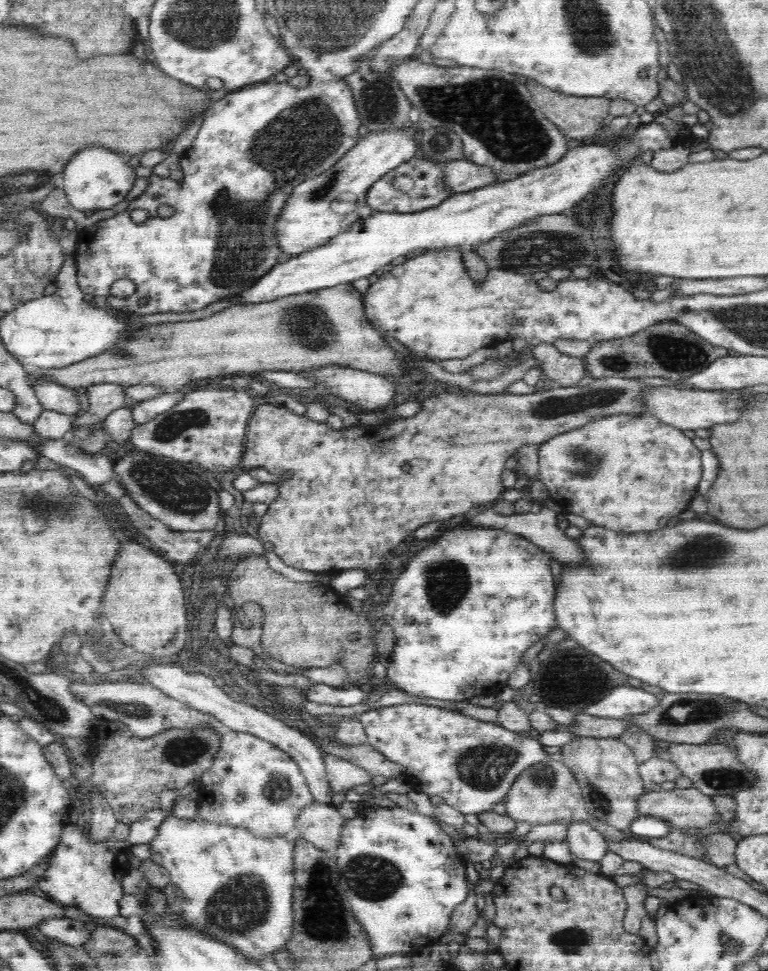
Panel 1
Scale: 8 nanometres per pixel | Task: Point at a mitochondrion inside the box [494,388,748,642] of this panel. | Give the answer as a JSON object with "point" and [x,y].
{"point":[705,551]}

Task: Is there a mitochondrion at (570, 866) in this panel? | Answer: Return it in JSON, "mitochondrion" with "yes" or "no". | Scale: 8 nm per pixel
{"mitochondrion":"no"}

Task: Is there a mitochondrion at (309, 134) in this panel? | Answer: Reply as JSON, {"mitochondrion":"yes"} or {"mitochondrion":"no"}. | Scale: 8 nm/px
{"mitochondrion":"yes"}

